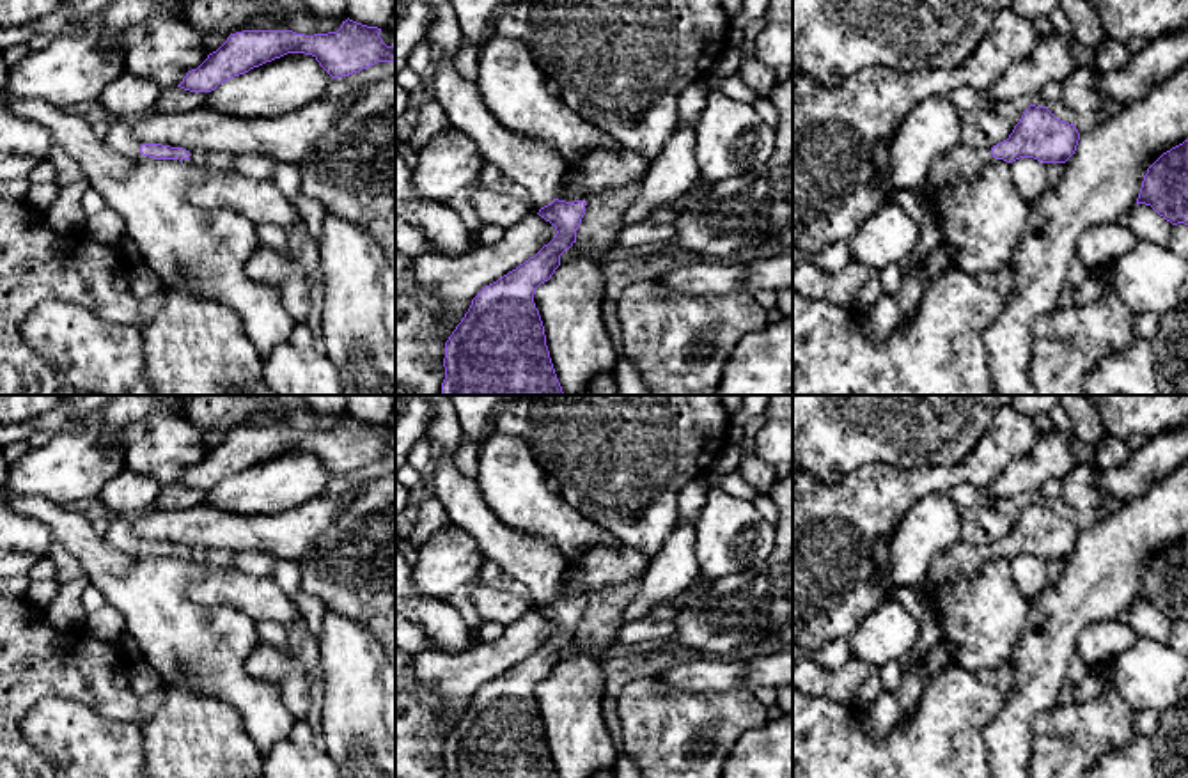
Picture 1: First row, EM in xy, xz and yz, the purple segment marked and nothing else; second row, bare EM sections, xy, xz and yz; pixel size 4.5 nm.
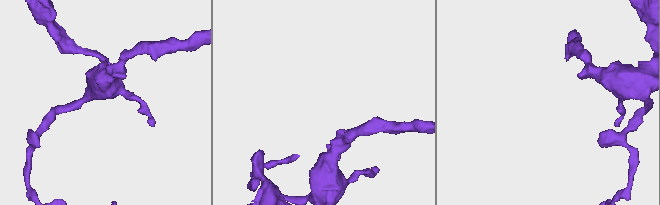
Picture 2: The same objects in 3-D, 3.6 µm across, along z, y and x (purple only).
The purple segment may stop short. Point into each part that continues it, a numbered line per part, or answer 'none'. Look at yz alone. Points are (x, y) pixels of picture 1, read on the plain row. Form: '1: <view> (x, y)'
1: yz (960, 562)

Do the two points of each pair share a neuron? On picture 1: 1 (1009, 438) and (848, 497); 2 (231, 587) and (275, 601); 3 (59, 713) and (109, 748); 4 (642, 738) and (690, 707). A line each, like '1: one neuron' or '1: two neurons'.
1: one neuron
2: one neuron
3: one neuron
4: one neuron

